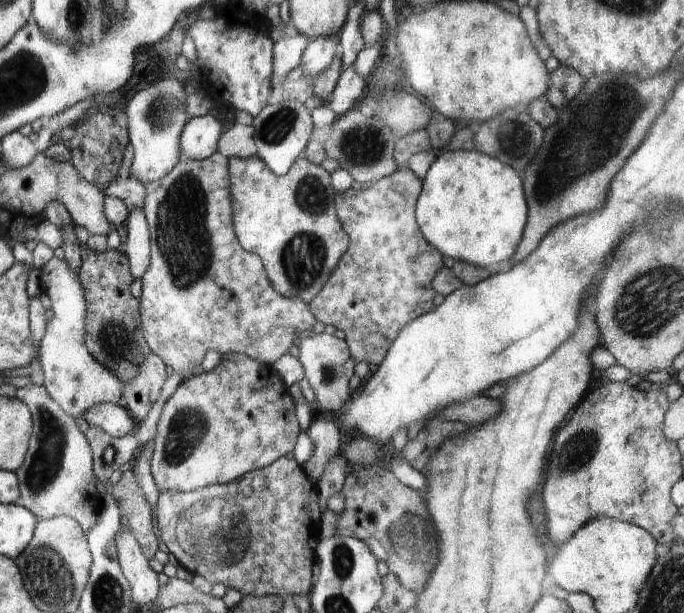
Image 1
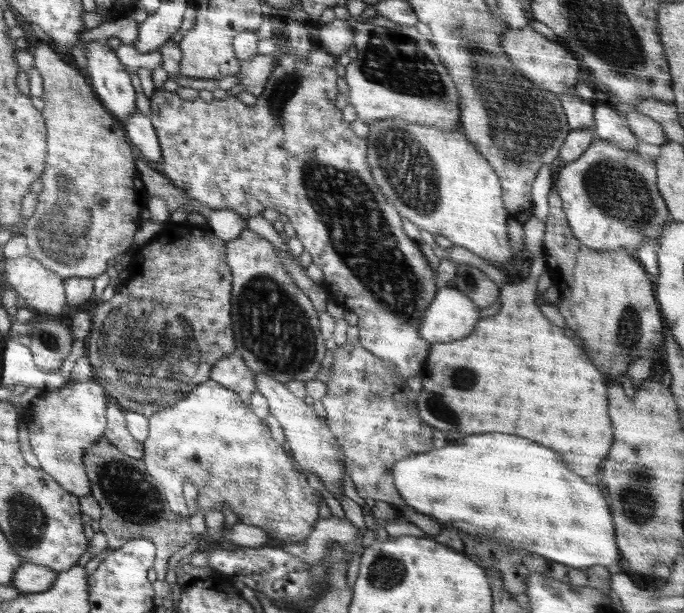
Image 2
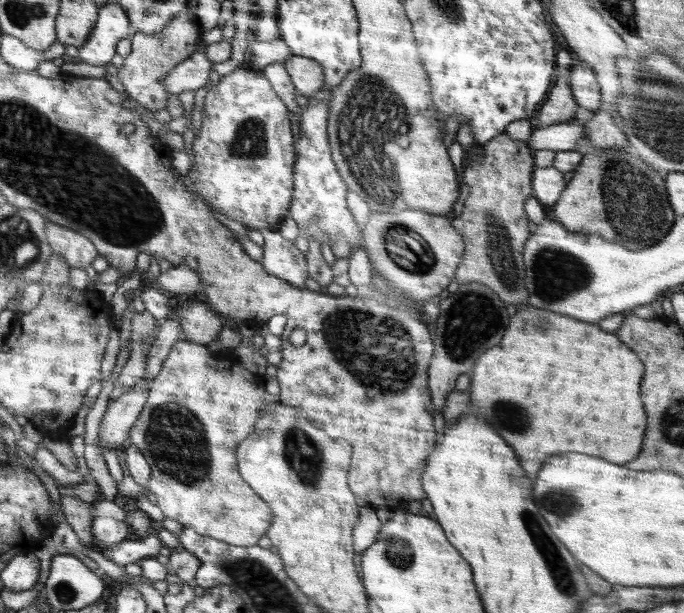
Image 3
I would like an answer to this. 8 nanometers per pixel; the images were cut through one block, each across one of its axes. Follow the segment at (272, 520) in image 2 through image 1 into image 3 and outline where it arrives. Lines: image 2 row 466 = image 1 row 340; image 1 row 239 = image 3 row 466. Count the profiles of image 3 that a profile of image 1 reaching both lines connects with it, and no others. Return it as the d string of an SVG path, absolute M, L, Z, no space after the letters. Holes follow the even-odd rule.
M183 338L172 345L168 356L161 366L161 371L152 381L147 400L142 407L141 414L136 420L134 427L130 430L129 437L132 445L145 457L151 469L151 477L148 479L148 485L152 494L156 496L157 505L162 510L165 517L170 518L183 527L192 528L197 534L210 536L216 540L233 544L234 546L254 546L260 537L265 536L271 526L271 519L274 517L272 511L265 500L262 500L252 487L240 476L237 468L236 458L234 458L234 448L248 436L248 432L254 430L254 426L259 414L256 414L262 407L271 407L276 404L277 398L268 394L263 384L256 384L252 377L248 376L235 367L229 367L226 364L217 363L215 356L208 350L208 347Z

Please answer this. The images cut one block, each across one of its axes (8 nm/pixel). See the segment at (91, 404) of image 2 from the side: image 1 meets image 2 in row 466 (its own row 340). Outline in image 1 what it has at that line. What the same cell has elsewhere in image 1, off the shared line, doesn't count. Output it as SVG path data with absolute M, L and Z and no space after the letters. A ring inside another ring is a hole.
M50 258L41 268L40 293L51 301L52 319L46 322L44 337L38 344L38 359L44 372L44 388L68 416L80 418L90 406L100 403L121 403L122 383L106 366L95 360L85 346L85 319L88 304L77 275L70 270L66 258Z

